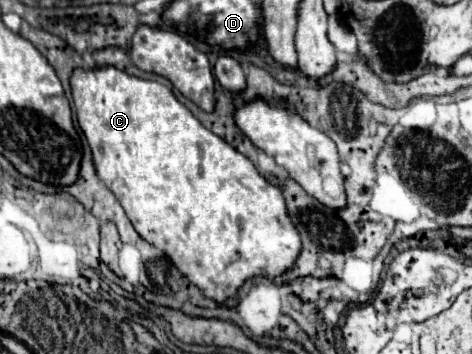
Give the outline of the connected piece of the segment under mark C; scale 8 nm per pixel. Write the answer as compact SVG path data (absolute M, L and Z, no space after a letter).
M96 66L92 70L84 70L84 68L74 68L72 76L70 76L70 88L72 88L72 98L74 98L74 108L76 108L76 118L78 124L90 144L92 150L92 160L96 166L96 174L100 176L100 180L114 192L114 196L118 198L118 202L122 204L122 208L126 210L134 230L150 244L154 244L158 250L162 250L176 266L178 270L192 282L196 284L204 296L216 300L216 302L224 302L228 296L234 296L238 292L238 288L242 286L242 282L250 276L266 276L266 278L276 278L278 274L282 274L284 270L288 270L296 256L300 254L300 236L294 230L292 220L286 214L286 206L284 206L284 196L280 192L278 186L266 182L256 166L238 150L234 150L230 144L226 144L222 138L218 138L216 134L212 134L208 128L204 128L194 116L192 112L180 104L176 100L176 96L172 94L172 90L160 82L154 80L142 80L142 78L134 78L130 74L126 74L124 70L118 70L116 66Z

